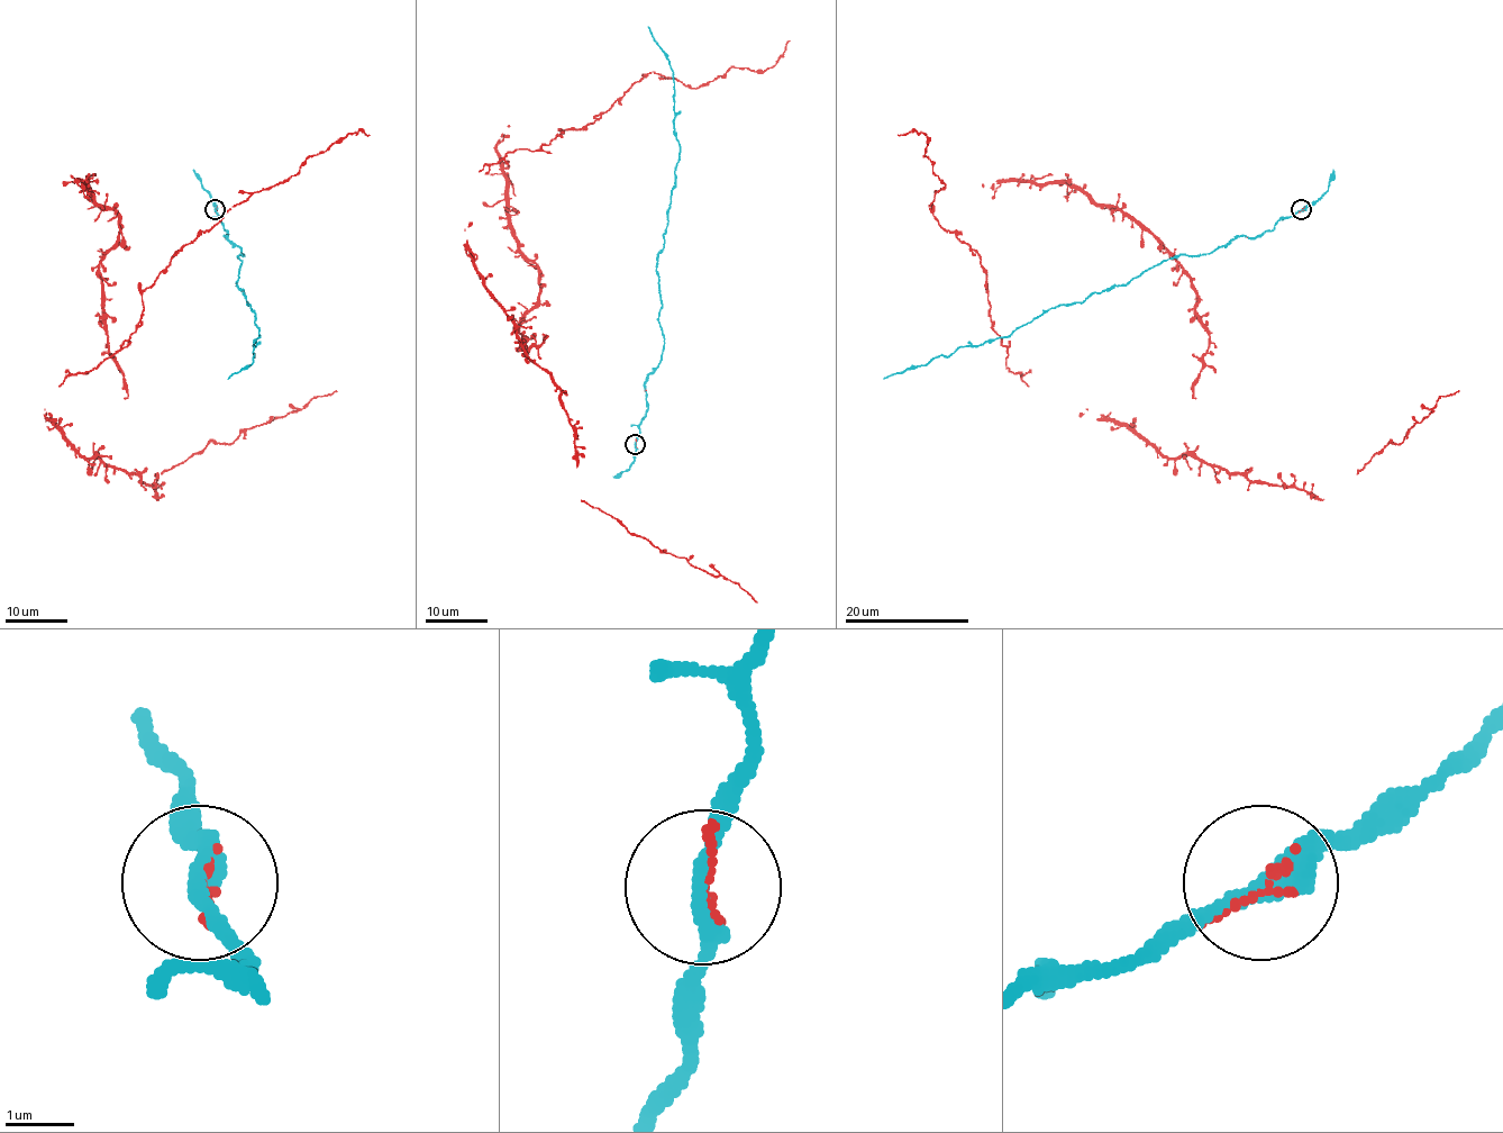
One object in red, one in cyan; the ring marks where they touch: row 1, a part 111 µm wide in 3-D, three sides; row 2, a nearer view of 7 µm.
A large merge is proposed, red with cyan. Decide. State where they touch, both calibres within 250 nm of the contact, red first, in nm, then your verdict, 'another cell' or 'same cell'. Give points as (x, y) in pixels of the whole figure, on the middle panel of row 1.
(635, 444) | 110/300 nm | same cell

